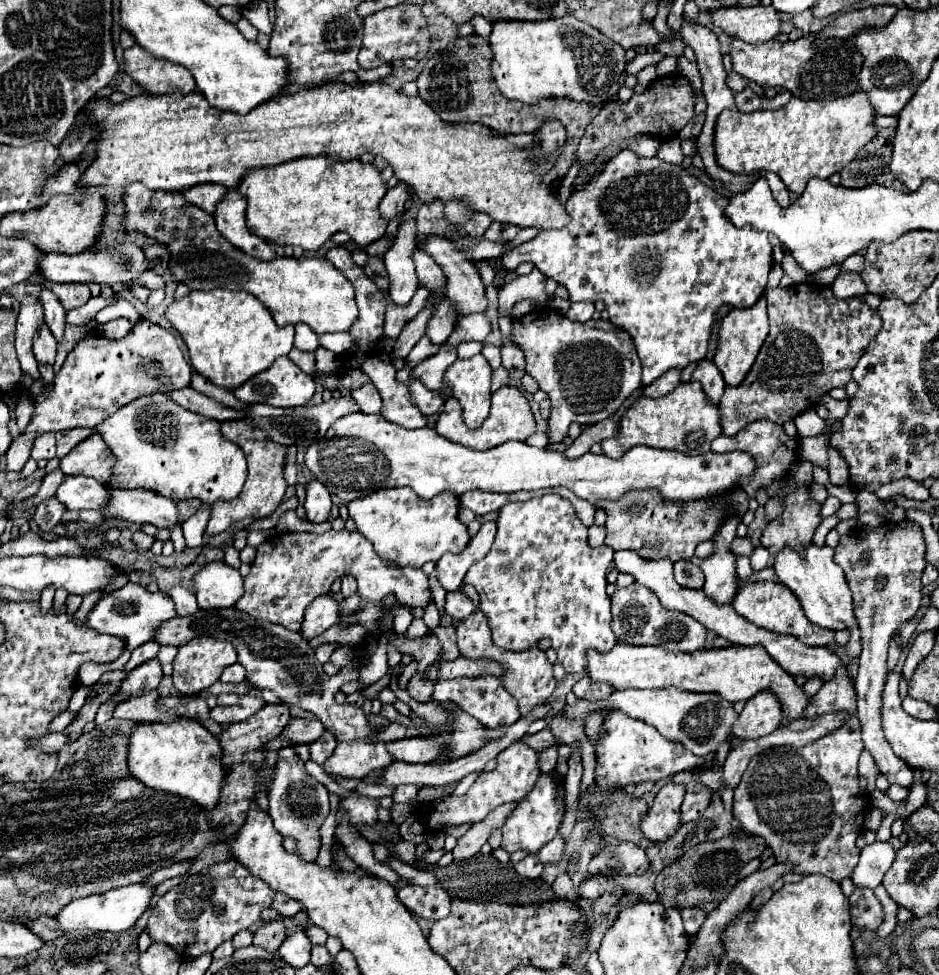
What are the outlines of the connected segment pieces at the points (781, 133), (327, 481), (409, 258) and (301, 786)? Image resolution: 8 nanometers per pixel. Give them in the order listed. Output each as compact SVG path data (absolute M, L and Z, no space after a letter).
M865 91L835 101L803 101L791 97L791 101L777 111L741 113L727 109L719 115L715 127L717 163L739 175L761 169L773 171L789 191L801 195L811 177L829 179L847 167L869 139L875 139L875 115Z
M351 413L333 423L319 443L309 445L305 453L305 465L309 471L339 499L345 503L359 499L363 495L371 495L379 489L393 489L393 487L411 487L417 495L423 499L431 499L441 491L453 491L457 495L463 495L465 491L481 489L481 491L493 491L493 493L513 493L513 491L537 491L545 487L567 487L577 497L587 499L591 503L597 503L599 499L619 499L631 489L657 489L663 493L667 501L691 501L691 499L705 499L705 497L719 497L727 493L733 487L739 487L741 477L749 477L755 471L755 461L749 453L733 451L733 453L705 453L705 455L685 455L679 451L661 451L651 447L635 447L627 451L621 459L611 459L607 455L593 455L585 453L579 459L567 459L559 451L547 451L529 447L523 441L507 441L499 447L493 447L489 451L475 451L469 447L463 447L459 443L451 443L449 439L443 439L433 429L403 429L401 425L395 425L381 415L365 415L365 413Z
M407 219L395 237L395 243L383 257L391 281L389 297L401 305L409 305L413 293L419 287L413 263L415 247L415 221Z
M297 755L279 757L275 765L275 777L271 783L271 789L267 793L269 799L269 815L275 823L275 829L283 837L295 839L295 855L299 855L303 861L315 861L319 847L321 847L321 835L319 829L329 815L329 791L309 773L305 775L305 765Z

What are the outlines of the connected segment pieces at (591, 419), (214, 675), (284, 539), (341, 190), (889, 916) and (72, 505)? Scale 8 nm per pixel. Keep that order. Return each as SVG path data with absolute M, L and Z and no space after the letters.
M541 305L513 319L509 339L523 351L525 371L551 399L549 445L561 443L569 435L571 423L587 427L611 417L643 385L641 361L635 355L631 337L609 321L589 319L579 323L553 311L549 305Z
M199 637L199 639L191 639L189 643L179 647L179 653L173 661L173 685L181 695L199 695L201 691L205 691L207 687L211 687L215 681L219 681L221 673L225 667L233 665L237 661L235 649L231 647L231 643L227 641L219 641L219 639L211 639L211 637Z
M327 531L327 533L279 533L257 547L257 557L245 577L245 593L237 601L235 609L249 613L255 619L279 623L291 631L301 631L305 607L319 595L329 593L337 577L353 575L359 585L361 605L369 601L381 601L393 593L397 601L409 607L427 609L433 603L429 577L423 569L395 567L387 559L379 559L371 541L361 533Z
M307 157L275 167L261 167L249 171L237 189L247 199L247 225L251 233L263 237L269 243L297 245L305 251L319 251L337 231L345 231L359 247L367 247L369 243L381 239L387 231L387 221L383 219L381 223L379 215L379 203L387 193L387 183L381 179L381 171L375 165L363 165L359 159L341 163L329 161L327 157Z
M879 885L879 887L875 889L875 895L877 895L877 899L879 899L881 905L883 905L883 923L881 923L881 927L877 929L877 935L879 935L879 937L885 937L885 935L889 935L889 933L897 927L897 909L899 909L899 905L889 897L889 893L885 891L883 885Z
M67 477L59 485L55 497L71 511L101 511L107 507L107 487L91 477Z

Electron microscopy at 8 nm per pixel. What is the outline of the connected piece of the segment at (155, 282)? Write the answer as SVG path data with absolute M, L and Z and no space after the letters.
M149 270L143 273L141 278L134 279L131 283L129 283L129 286L126 287L134 285L143 285L151 290L162 289L165 286L165 280L162 276L157 275L153 271Z

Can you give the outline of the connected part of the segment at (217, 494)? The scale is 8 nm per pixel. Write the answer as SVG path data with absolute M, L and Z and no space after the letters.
M165 393L143 395L123 405L115 415L103 419L95 433L103 437L115 455L113 477L107 481L107 487L147 489L173 501L199 499L205 505L213 505L219 499L231 501L243 489L247 477L245 455L221 435L221 423L185 411Z

